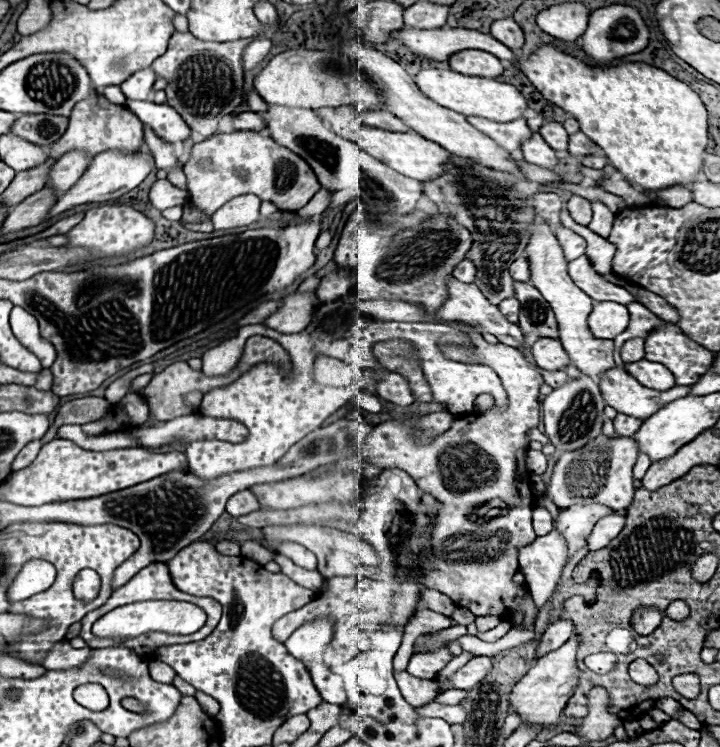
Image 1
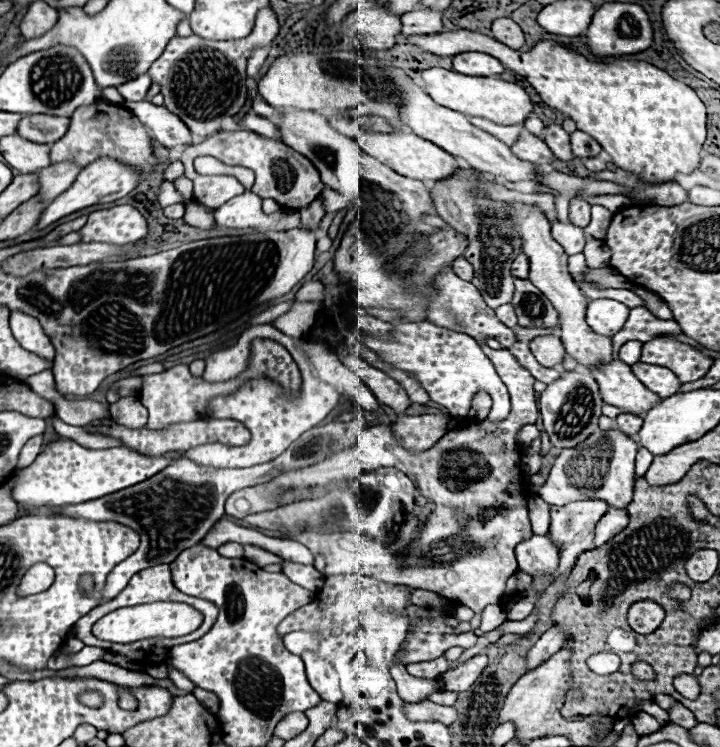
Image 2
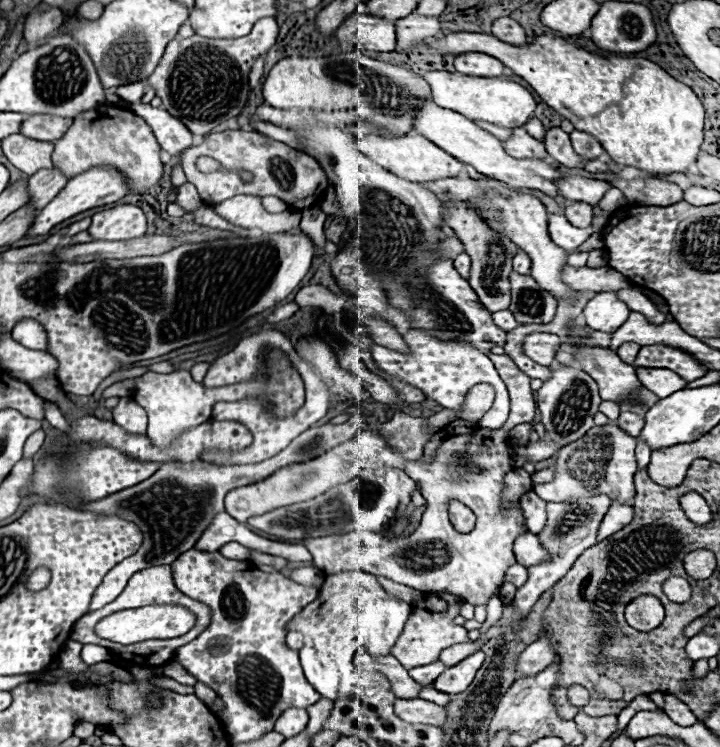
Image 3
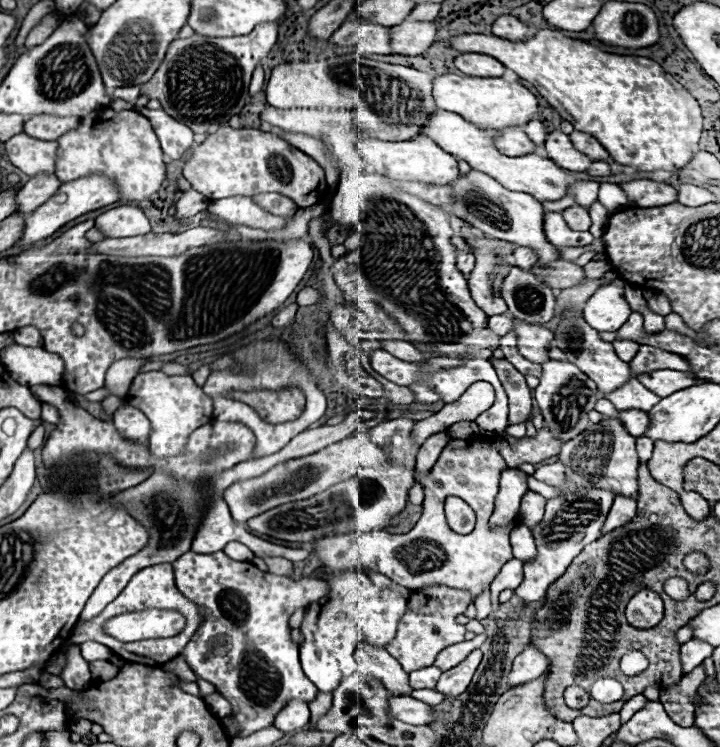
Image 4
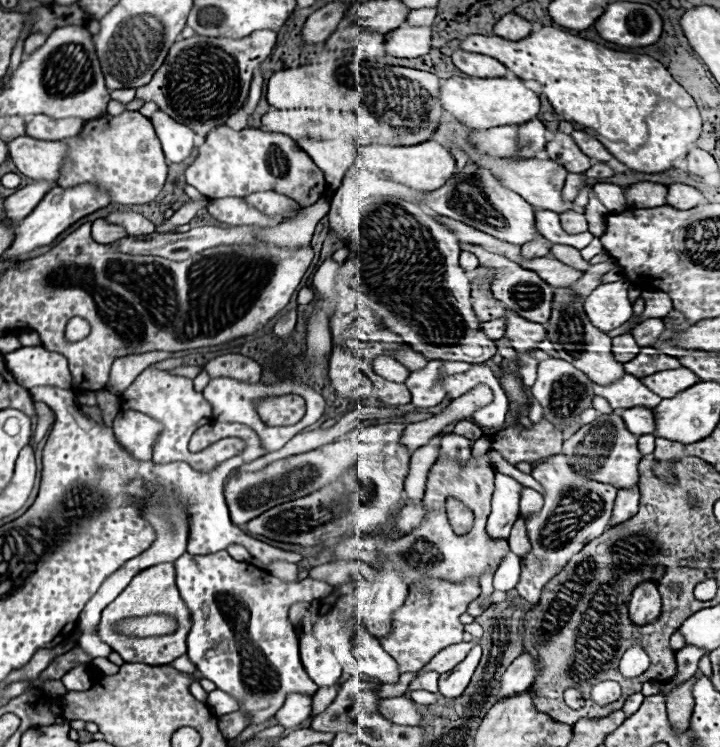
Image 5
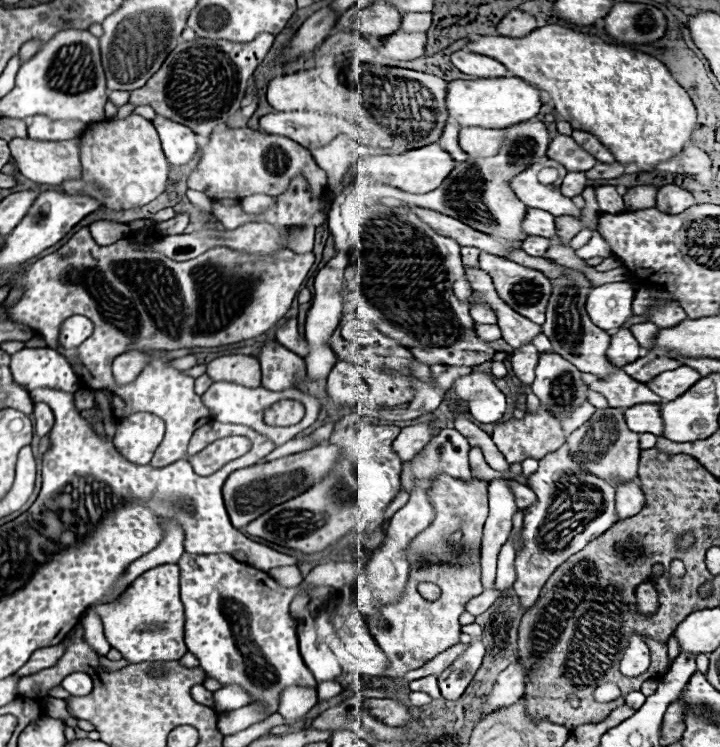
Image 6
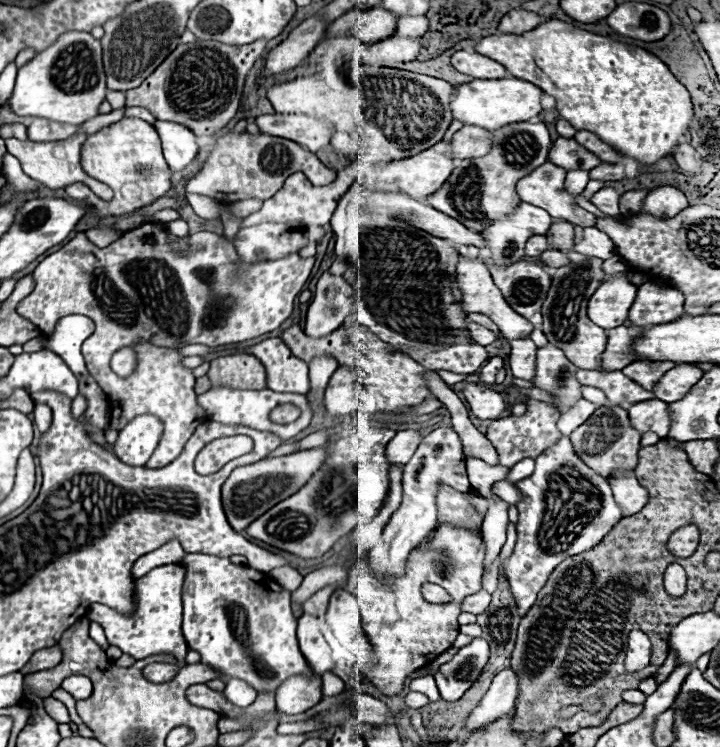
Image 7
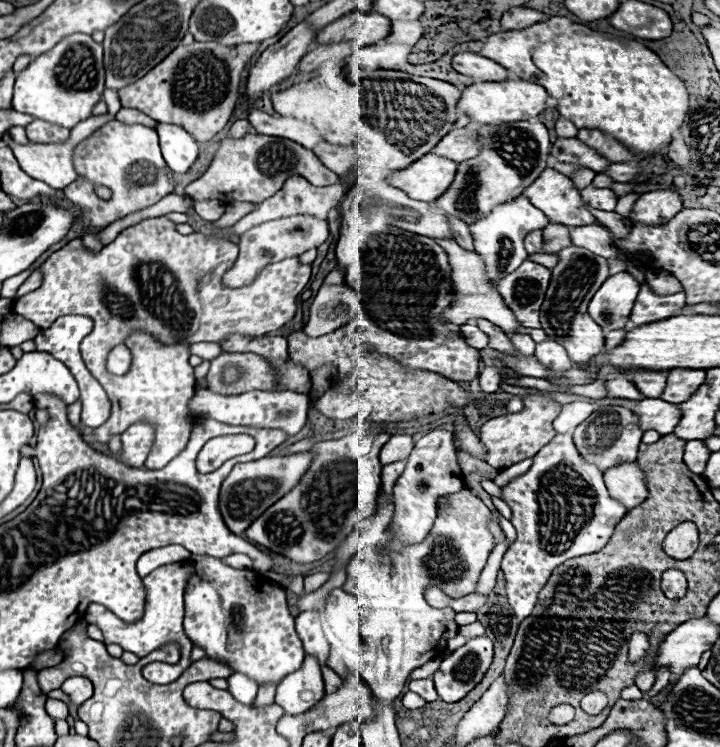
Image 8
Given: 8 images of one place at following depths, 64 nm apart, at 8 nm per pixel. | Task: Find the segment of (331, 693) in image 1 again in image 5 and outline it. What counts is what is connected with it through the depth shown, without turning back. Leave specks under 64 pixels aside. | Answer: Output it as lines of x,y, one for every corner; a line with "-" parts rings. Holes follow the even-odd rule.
302,632
300,634
300,658
308,672
308,676
318,686
336,686
338,678
342,674
342,668
334,654
318,644
318,640
312,634

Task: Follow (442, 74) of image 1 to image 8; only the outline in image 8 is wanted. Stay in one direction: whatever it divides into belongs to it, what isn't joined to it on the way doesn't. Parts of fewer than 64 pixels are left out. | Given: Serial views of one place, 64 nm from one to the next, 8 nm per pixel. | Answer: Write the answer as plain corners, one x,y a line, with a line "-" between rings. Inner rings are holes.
506,80
506,82
476,82
462,92
458,108
462,114
470,116
480,124
496,124
496,122
518,122
530,120
544,112
544,102
548,92
528,80

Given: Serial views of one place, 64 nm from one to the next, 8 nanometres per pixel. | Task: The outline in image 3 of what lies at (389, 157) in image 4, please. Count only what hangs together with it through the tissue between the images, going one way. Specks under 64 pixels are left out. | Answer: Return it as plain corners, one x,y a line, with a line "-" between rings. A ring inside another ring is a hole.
368,134
358,138
360,152
380,164
384,170
412,182
434,182
434,180
444,180
444,178
456,178
462,170
462,162
446,154
442,148
432,144
420,134
406,134
400,138
384,138
376,134

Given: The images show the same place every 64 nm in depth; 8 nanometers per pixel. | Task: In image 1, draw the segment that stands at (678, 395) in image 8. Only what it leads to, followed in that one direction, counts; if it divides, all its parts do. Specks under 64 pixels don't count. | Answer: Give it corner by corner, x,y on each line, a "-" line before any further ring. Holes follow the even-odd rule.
640,360
640,362
632,362
626,364
626,370
646,388
658,390
658,392
666,392
670,388
676,386
676,380
672,376
672,372
658,362
650,362
650,360

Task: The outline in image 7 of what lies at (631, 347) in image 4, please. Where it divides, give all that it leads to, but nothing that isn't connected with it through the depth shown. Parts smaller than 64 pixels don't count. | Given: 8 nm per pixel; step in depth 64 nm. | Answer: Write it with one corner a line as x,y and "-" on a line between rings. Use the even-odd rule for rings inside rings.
618,326
608,330
608,344
602,354
602,372
622,370
632,362
632,354
628,352
632,344
632,334
628,326

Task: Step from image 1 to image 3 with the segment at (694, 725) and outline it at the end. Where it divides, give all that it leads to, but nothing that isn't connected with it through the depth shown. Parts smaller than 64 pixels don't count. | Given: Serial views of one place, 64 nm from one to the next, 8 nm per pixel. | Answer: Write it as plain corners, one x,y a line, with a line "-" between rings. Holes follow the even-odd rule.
664,694
665,705
663,711
680,726
692,726
698,722
698,718
692,714
692,710
682,702
678,700
676,696
668,696

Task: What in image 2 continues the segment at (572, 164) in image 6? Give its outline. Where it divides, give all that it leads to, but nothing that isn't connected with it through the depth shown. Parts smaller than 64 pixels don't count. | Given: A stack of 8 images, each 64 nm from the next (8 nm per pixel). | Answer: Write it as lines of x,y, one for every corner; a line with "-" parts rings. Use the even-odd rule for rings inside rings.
556,124
546,126
544,132
542,132
542,136
544,136
544,142
548,144
548,148
552,150
552,154
558,160
570,162
570,160
576,158
576,156
572,156
572,150
570,150
570,134
564,132
562,126
556,126

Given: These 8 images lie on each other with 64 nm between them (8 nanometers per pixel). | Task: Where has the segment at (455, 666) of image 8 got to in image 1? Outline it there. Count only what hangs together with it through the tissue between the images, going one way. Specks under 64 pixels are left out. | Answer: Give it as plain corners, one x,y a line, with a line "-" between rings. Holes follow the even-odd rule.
474,656
466,666
462,666
456,674
450,676
450,686
460,690
470,690
488,674
492,668
492,660
488,656

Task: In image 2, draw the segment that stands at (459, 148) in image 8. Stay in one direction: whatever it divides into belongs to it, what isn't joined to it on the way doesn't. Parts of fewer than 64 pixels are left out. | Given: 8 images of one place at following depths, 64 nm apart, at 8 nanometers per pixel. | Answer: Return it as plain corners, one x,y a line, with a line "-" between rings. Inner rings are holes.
526,130
520,132
516,144
512,144
510,150
516,158
532,162
532,164
540,164
540,166
548,166
554,160
554,156
552,156
550,148
544,144
544,140
540,140
538,136
534,136

